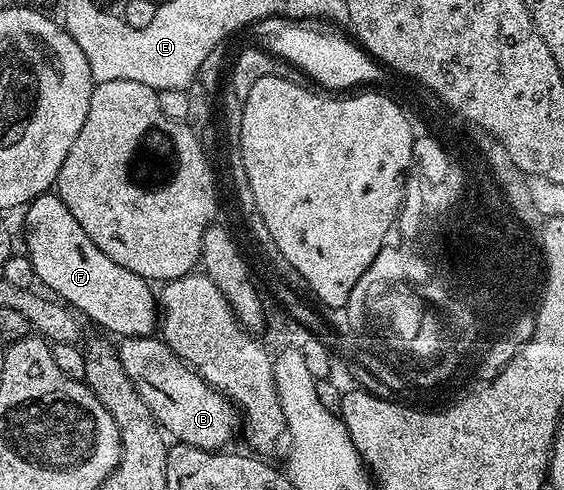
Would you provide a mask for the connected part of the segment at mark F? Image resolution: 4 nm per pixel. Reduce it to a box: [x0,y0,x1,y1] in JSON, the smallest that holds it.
[25,192,160,338]

